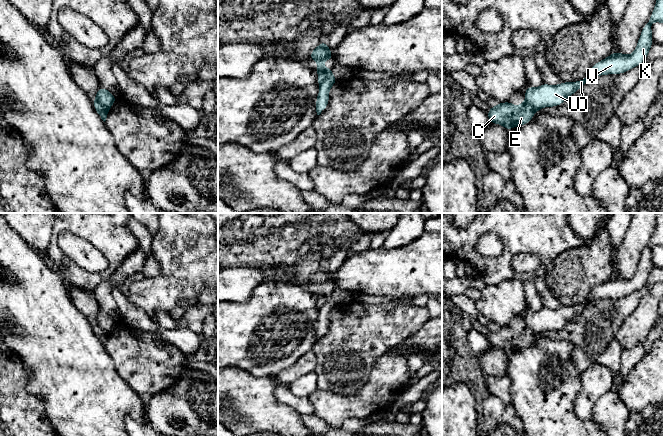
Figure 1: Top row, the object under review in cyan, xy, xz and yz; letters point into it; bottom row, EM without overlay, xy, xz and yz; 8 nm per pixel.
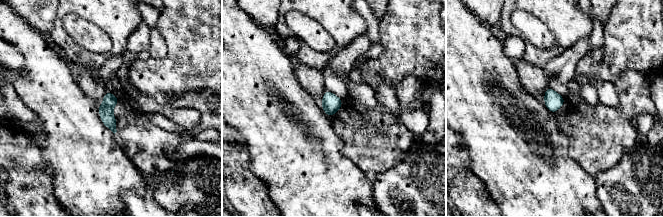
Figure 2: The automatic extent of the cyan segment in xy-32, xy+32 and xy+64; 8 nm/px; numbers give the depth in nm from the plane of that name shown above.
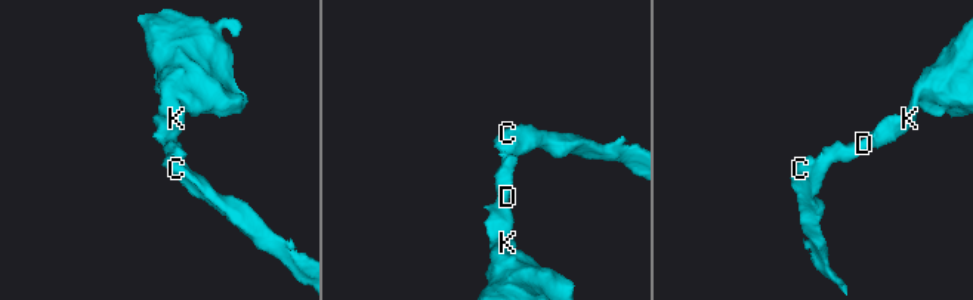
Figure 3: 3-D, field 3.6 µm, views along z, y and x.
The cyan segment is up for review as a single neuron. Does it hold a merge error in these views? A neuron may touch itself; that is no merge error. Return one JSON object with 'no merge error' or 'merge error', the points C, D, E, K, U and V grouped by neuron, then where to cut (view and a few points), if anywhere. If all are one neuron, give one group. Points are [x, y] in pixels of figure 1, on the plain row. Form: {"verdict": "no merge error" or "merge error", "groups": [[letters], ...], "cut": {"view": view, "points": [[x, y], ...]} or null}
{"verdict": "merge error", "groups": [["C", "E"], ["D", "K", "U", "V"]], "cut": {"view": "xy", "points": [[94, 323], [108, 333]]}}

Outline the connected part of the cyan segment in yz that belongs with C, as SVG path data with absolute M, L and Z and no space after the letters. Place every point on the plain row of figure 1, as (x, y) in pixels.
M507 325L491 331L487 336L487 341L490 347L500 348L510 355L513 351L529 347L535 337L536 334L527 326L523 325L519 330L515 330Z

